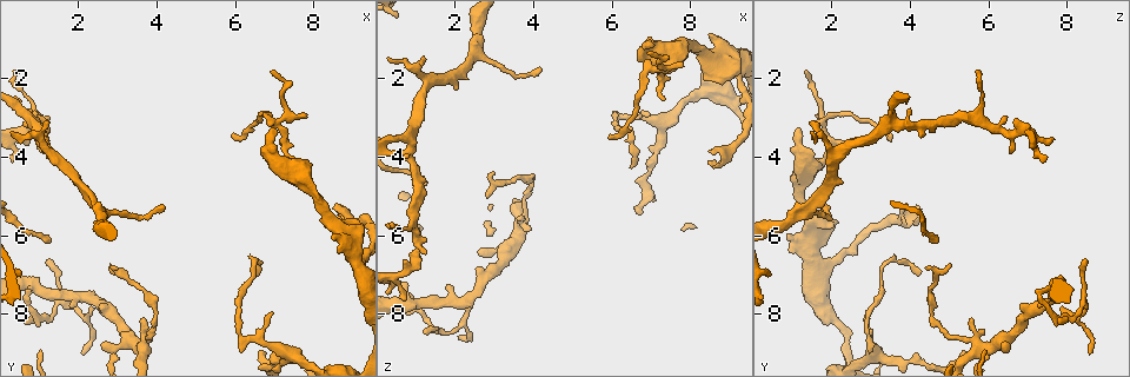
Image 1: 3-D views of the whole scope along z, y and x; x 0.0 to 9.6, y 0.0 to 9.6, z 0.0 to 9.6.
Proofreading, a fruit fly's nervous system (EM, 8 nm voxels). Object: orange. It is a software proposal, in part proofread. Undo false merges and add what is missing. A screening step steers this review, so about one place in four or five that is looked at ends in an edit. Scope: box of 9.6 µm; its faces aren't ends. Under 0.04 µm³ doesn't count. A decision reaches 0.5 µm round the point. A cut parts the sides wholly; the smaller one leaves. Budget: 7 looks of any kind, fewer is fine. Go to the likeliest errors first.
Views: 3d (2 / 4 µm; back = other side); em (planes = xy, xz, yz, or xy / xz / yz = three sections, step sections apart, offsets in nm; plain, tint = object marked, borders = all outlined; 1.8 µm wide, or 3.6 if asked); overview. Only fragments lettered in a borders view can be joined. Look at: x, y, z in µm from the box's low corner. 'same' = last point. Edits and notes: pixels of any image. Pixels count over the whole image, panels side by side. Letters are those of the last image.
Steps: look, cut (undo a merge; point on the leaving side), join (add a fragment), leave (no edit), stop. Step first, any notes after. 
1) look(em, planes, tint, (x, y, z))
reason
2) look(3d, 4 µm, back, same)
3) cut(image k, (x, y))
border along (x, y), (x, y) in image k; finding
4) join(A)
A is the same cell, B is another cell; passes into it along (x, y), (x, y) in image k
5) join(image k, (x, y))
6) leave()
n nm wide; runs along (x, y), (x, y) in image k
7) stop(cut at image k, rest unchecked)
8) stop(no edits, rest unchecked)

look(3d, 2 µm, (8.45, 5.60, 3.85))
branch stops here

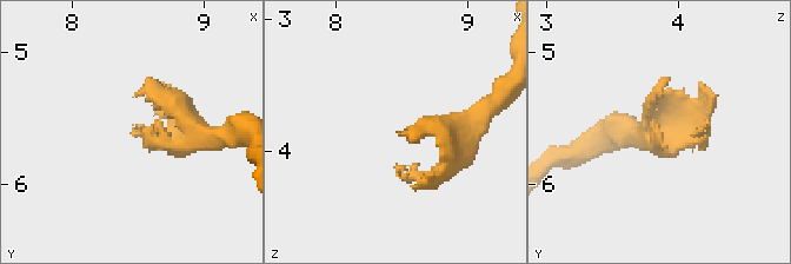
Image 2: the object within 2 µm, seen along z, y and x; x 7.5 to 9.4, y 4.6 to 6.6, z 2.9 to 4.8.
look(em, xy, step 8, tint, (8.54, 5.58, 3.88))
shape alone is not enough

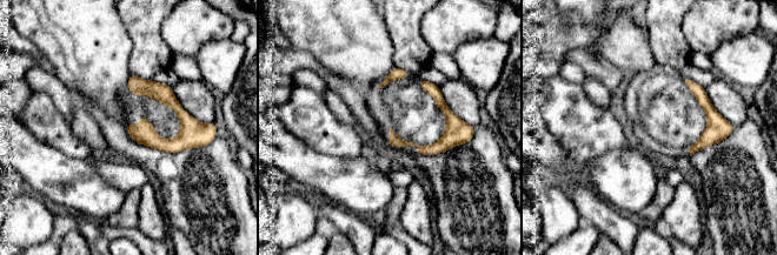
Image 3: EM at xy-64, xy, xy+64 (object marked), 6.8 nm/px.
look(em, planes, borders, same)
another direction

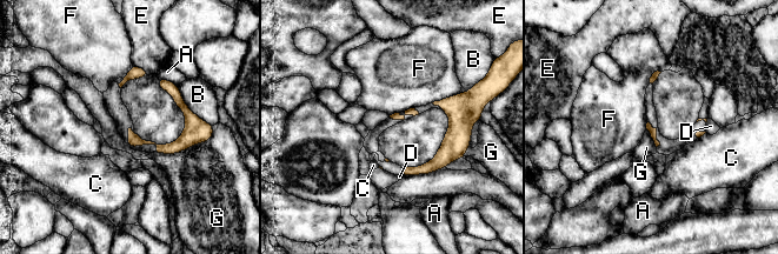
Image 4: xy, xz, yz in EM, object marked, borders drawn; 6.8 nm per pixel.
leave()
A, B, C, D, E, F and G are other cells; runs along (199, 122), (171, 148), (130, 142) in image 4; none of them fits

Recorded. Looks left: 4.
look(em, planes, borders, (2.65, 8.80, 6.50))
free end

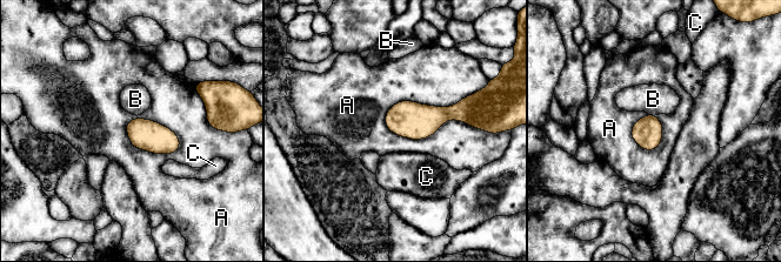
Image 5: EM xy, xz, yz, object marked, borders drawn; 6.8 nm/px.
leave()
A, B and C are other cells; border along (385, 114), (412, 139), (476, 129) in image 5; no lettered fragment goes on from it

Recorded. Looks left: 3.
look(3d, 4 µm, (0.75, 3.55, 7.70))
thin end

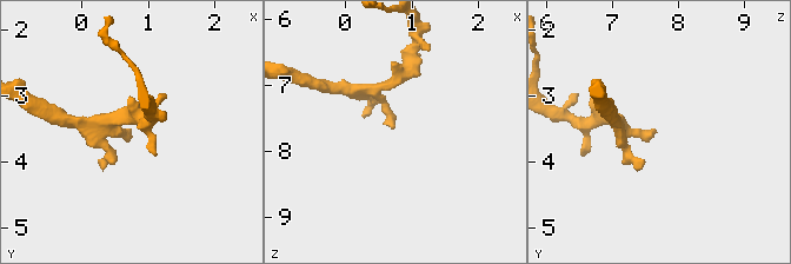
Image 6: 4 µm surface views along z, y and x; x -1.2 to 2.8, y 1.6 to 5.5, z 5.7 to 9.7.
look(em, 3.6 µm, xy, step 4, tint, (0.75, 3.50, 7.70))
shape alone is not enough

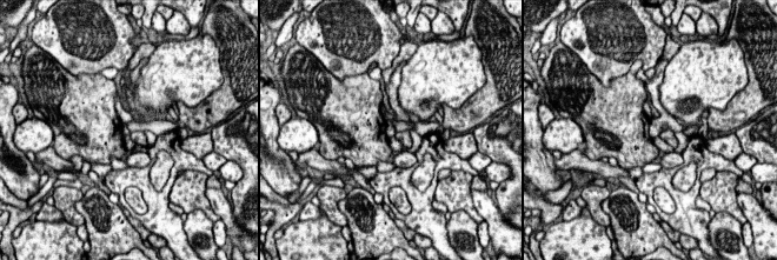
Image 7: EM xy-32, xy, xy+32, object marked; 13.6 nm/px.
look(em, 3.6 µm, planes, borders, same)
cut it another way

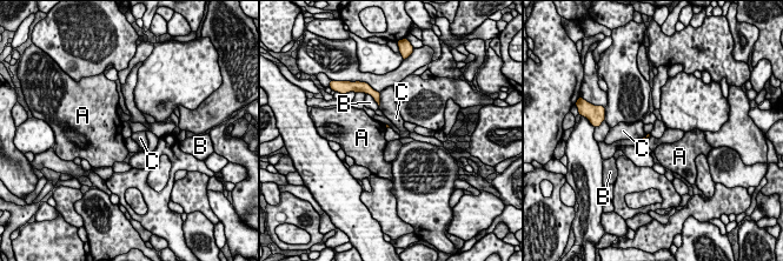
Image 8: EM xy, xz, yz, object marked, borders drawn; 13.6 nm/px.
leave()
A, B and C are other cells; border along (647, 134), (635, 140) in image 8; none of them fits

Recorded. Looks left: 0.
stop(no edits, rest unchecked)

